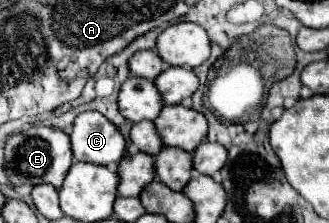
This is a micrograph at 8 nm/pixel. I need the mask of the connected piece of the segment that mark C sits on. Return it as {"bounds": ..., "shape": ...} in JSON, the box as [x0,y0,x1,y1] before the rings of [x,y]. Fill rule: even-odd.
{"bounds":[70,112,126,166],"shape":[[[82,112],[74,120],[70,140],[74,162],[92,162],[106,166],[120,162],[126,152],[126,140],[122,132],[100,112]]]}

